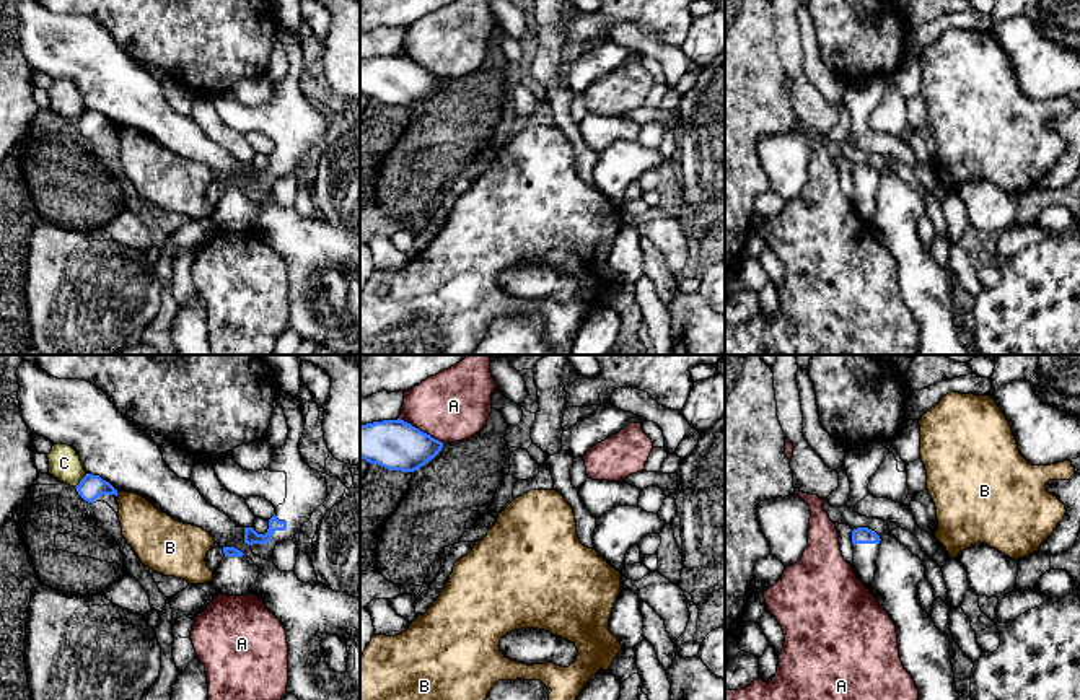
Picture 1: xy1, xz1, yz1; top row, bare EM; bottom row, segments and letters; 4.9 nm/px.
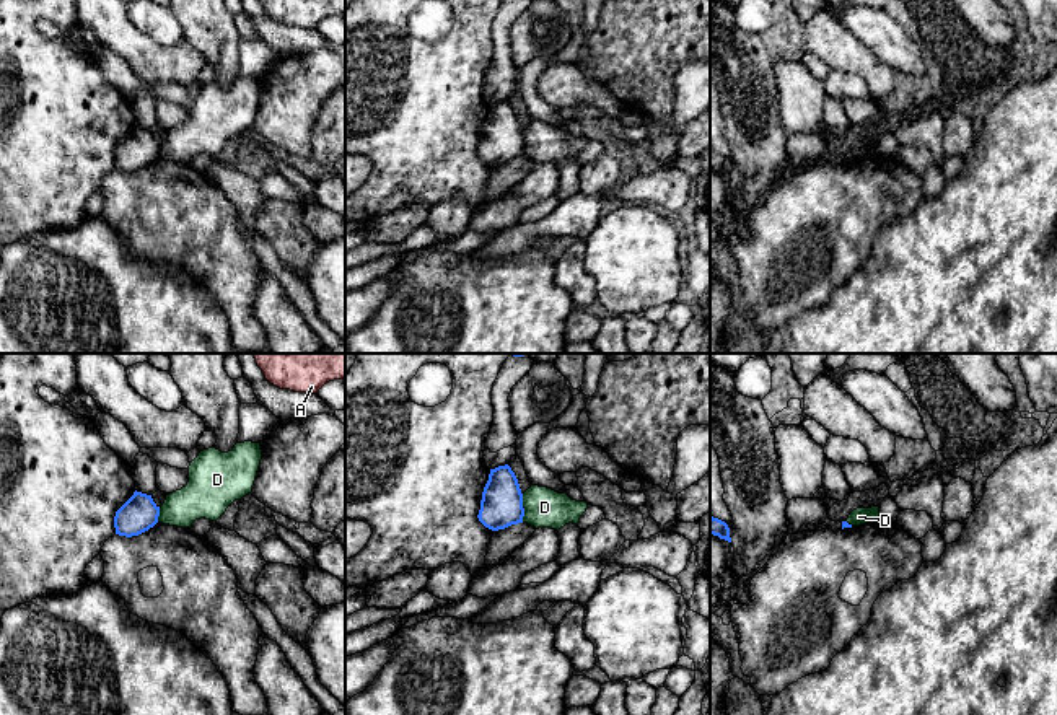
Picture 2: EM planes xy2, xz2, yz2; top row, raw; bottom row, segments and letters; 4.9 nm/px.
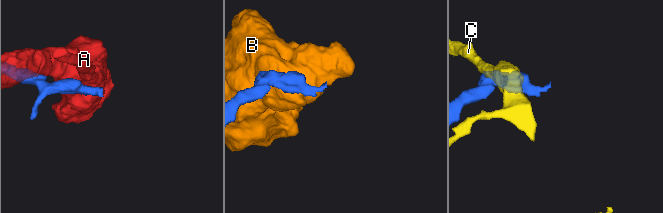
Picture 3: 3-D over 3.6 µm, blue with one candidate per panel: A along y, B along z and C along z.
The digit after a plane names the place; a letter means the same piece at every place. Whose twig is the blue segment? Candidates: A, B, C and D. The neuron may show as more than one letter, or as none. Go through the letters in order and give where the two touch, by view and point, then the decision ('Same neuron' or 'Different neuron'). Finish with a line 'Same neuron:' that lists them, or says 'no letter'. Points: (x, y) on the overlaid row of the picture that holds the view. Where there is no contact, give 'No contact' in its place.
A: Touches blue at xz1 (422, 432). Different neuron
B: Touches blue at xy1 (116, 494). Different neuron
C: Touches blue at xy1 (80, 481). Different neuron
D: Touches blue at xz2 (523, 508). Different neuron
Same neuron: no letter

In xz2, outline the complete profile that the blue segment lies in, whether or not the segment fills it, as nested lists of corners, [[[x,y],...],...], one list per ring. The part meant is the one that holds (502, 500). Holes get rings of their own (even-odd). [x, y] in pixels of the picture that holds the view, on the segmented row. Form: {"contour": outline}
{"contour": [[[508,464],[490,469],[482,492],[479,521],[492,529],[505,529],[523,523],[523,493],[518,479]]]}

